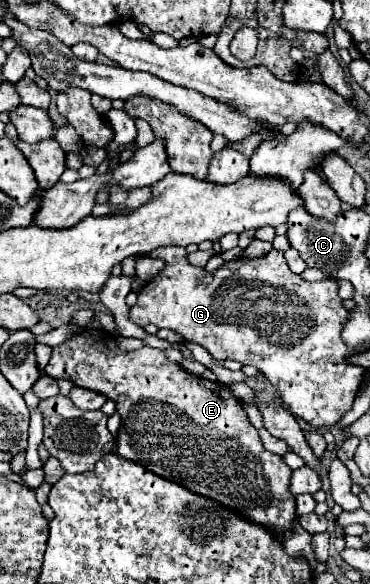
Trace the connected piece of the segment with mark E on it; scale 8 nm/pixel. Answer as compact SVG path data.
M84 329L76 337L52 347L50 361L44 369L54 379L68 379L82 389L90 389L106 395L116 403L116 411L122 419L116 453L132 463L138 463L158 477L174 481L188 491L208 497L218 505L236 511L250 523L262 525L276 537L284 537L296 525L296 501L288 491L292 469L280 455L268 453L260 443L258 431L250 425L240 401L222 383L210 383L184 371L172 363L162 351L152 347L140 347L136 351L122 351L112 333L104 329Z

